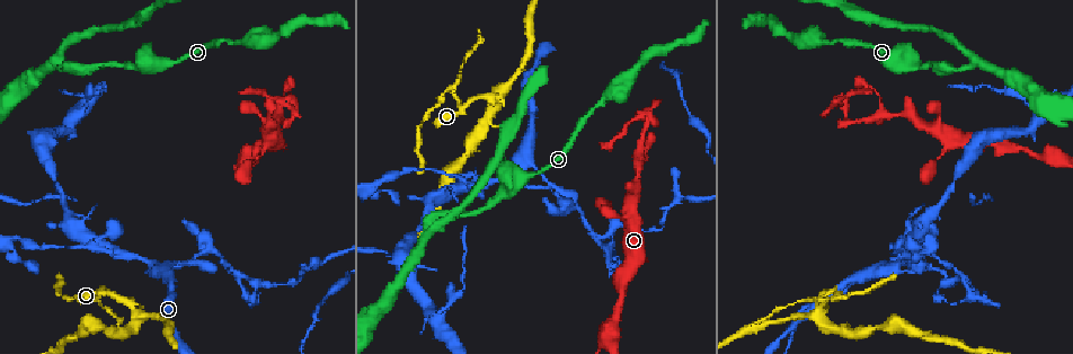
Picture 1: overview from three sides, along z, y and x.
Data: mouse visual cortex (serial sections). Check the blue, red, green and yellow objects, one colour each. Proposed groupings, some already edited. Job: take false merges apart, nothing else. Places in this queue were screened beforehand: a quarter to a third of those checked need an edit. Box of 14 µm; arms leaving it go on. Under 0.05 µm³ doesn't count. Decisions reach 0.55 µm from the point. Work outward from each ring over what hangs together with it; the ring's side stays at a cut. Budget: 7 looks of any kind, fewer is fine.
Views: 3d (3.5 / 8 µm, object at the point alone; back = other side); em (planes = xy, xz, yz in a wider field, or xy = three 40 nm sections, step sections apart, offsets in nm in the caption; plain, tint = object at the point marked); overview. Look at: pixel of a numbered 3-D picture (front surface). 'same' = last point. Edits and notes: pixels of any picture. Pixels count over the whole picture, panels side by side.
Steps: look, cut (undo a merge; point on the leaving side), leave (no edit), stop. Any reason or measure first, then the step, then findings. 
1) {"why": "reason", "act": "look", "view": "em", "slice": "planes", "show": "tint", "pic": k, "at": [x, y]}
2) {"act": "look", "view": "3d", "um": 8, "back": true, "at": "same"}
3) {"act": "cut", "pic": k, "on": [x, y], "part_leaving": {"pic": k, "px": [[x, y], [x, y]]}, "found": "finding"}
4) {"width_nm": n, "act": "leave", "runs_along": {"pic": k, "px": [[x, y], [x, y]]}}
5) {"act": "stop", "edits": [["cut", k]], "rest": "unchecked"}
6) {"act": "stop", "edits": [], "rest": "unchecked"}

{"why": "three arms meet", "act": "look", "view": "3d", "um": 3.5, "pic": 1, "at": [909, 262]}

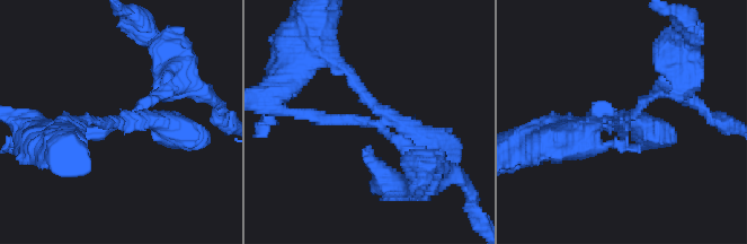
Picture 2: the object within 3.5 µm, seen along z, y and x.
{"act": "cut", "pic": 2, "on": [340, 121], "part_leaving": {"pic": 2, "px": [[138, 107], [183, 84], [213, 101]]}, "found": "a second cell is stuck on"}

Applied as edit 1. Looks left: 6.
{"act": "look", "view": "3d", "um": 3.5, "pic": 1, "at": [138, 314]}

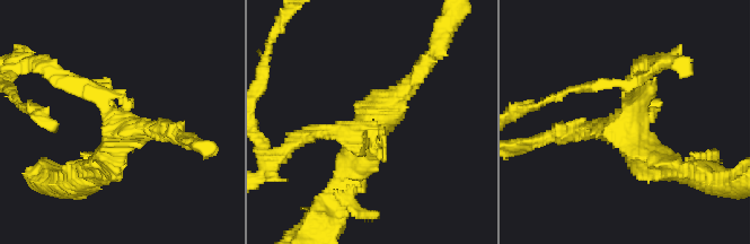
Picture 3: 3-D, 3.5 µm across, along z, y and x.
{"why": "now the EM", "act": "look", "view": "em", "slice": "planes", "show": "tint", "pic": 3, "at": [121, 126]}

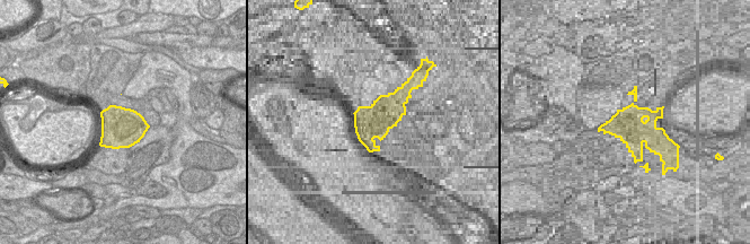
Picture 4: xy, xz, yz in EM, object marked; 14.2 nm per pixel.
{"act": "leave", "runs_along": {"pic": 3, "px": [[632, 79], [625, 141], [671, 170]]}, "found": "one cell here"}

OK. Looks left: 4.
{"why": "sharp bend", "act": "look", "view": "3d", "um": 3.5, "pic": 1, "at": [454, 88]}

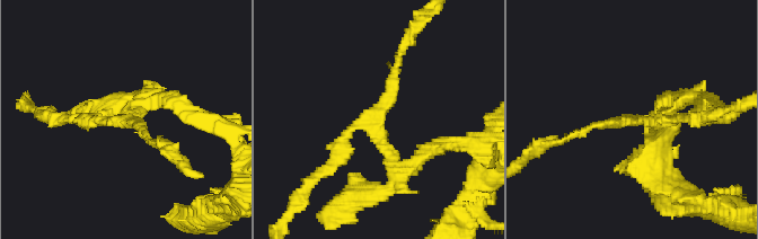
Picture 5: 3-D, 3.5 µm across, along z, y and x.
{"why": "shape alone is not enough", "act": "look", "view": "em", "slice": "xy", "step": 1, "show": "plain", "pic": 5, "at": [636, 120]}

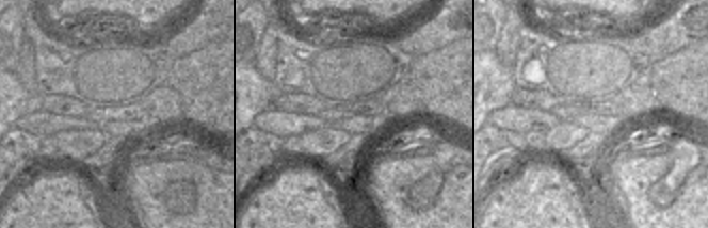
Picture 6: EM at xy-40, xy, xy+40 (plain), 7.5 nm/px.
{"why": "where the object lies", "act": "look", "view": "em", "slice": "xy", "step": 1, "show": "tint", "at": "same"}

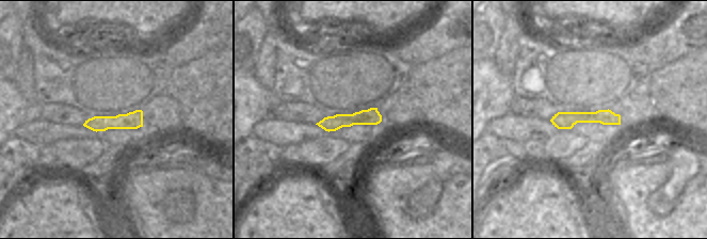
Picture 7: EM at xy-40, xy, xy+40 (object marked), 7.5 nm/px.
{"act": "leave", "runs_along": {"pic": 7, "px": [[617, 117], [573, 117], [555, 122]]}, "found": "continuous, no second cell"}

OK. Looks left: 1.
{"act": "stop", "edits": [["cut", 2]], "rest": "unchecked"}

